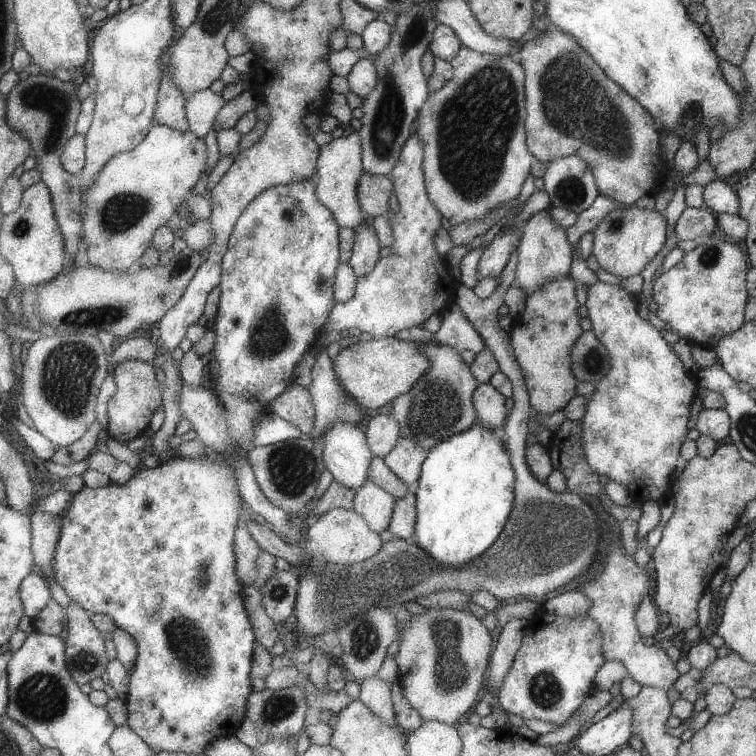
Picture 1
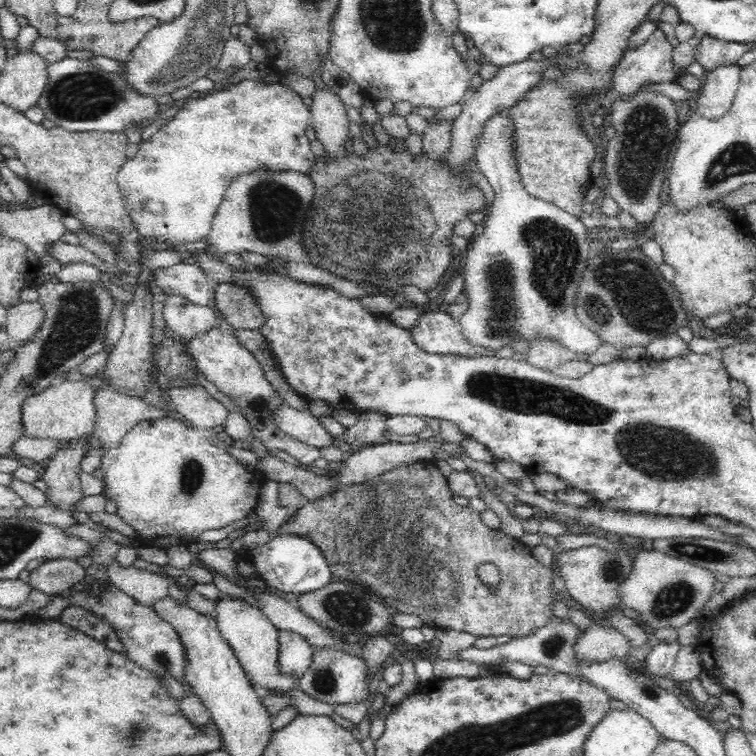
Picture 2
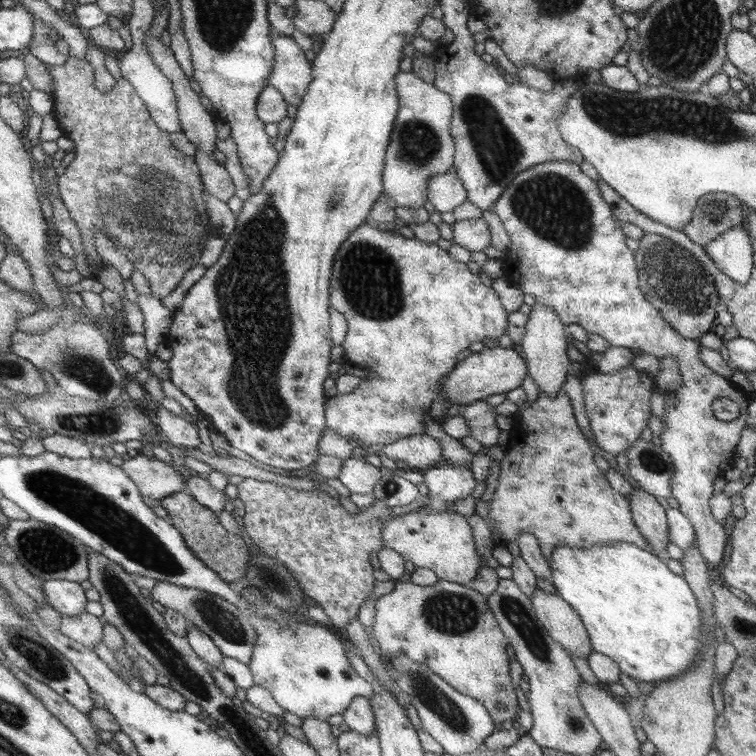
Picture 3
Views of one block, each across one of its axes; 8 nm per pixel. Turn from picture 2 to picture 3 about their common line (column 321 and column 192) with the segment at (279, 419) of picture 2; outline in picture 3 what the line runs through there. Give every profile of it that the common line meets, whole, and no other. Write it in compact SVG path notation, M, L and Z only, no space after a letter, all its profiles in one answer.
M162 407L153 410L152 418L159 427L159 432L172 445L181 445L184 448L197 448L199 446L199 434L195 425L167 412Z

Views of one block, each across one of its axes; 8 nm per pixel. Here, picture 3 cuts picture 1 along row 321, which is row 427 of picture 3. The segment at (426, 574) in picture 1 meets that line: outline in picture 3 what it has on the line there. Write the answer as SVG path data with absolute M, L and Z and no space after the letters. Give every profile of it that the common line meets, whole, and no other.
M477 400L461 408L461 414L467 420L469 436L477 440L484 447L497 444L499 429L495 424L496 413L494 408L485 401Z

